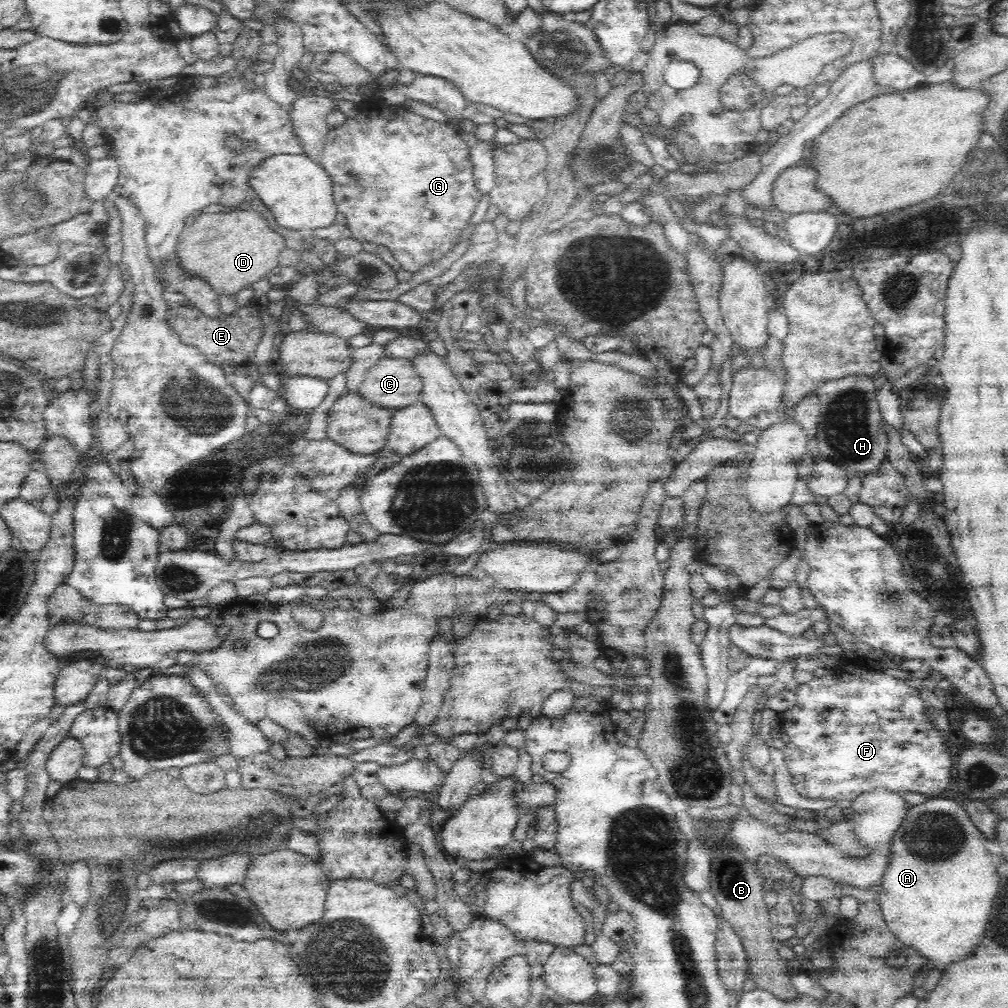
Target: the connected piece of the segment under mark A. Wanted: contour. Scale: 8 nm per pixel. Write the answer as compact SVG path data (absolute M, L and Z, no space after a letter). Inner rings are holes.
M936 797L910 806L902 824L889 842L887 867L880 883L881 913L888 928L905 945L924 955L929 963L951 963L970 956L982 942L984 926L992 912L1000 880L997 875L1000 860L986 848L988 838L972 823L970 816L953 799Z

